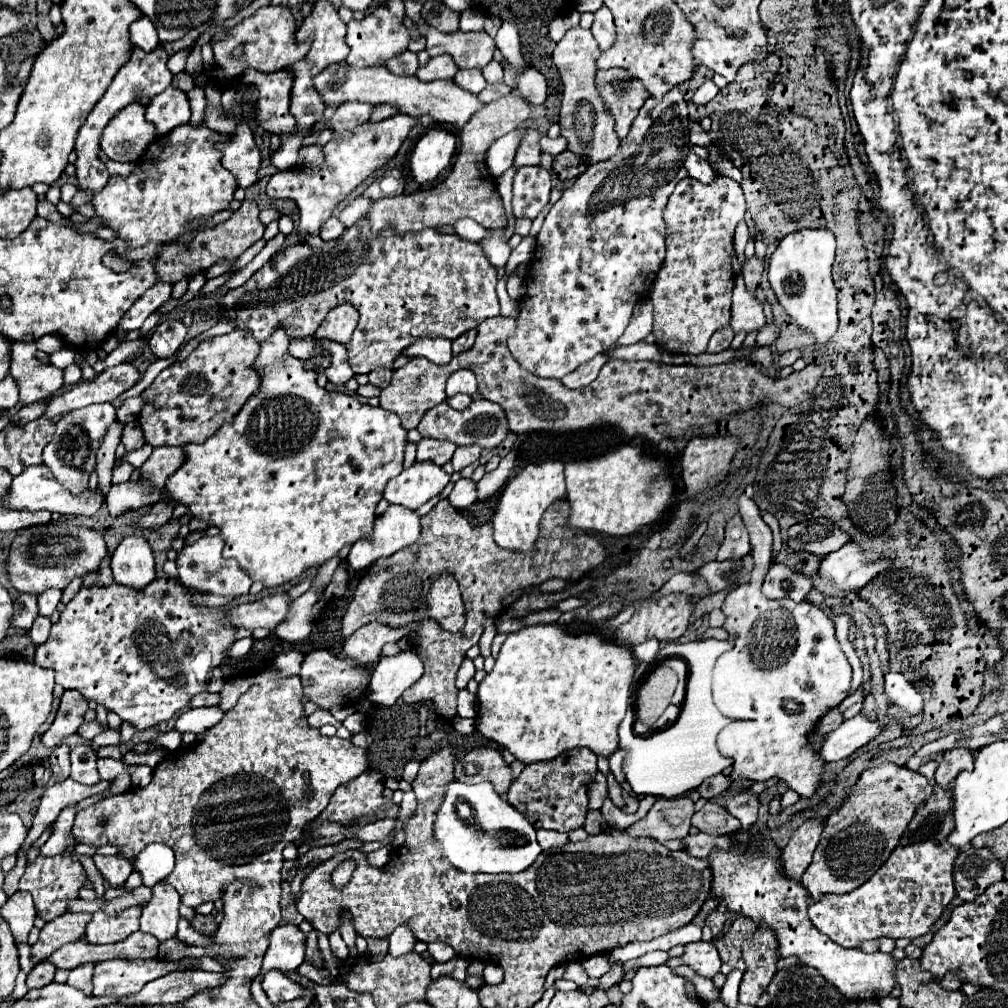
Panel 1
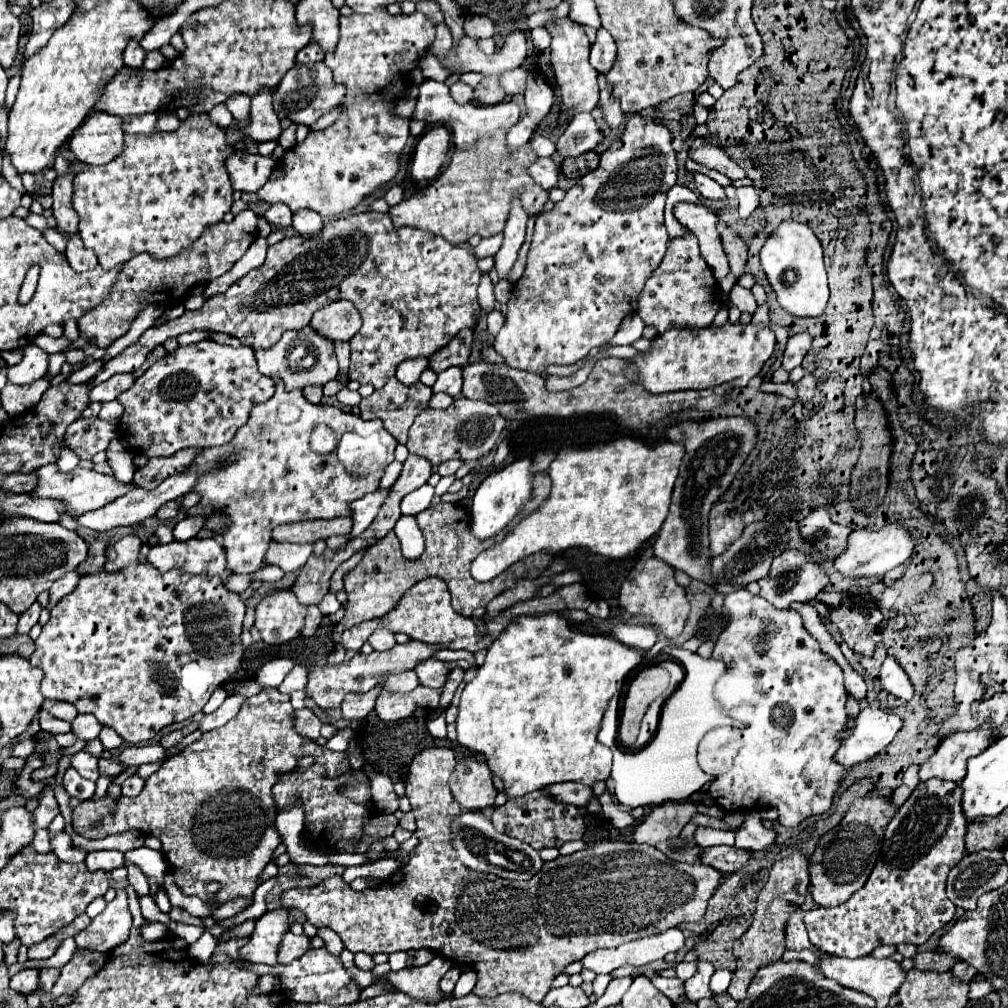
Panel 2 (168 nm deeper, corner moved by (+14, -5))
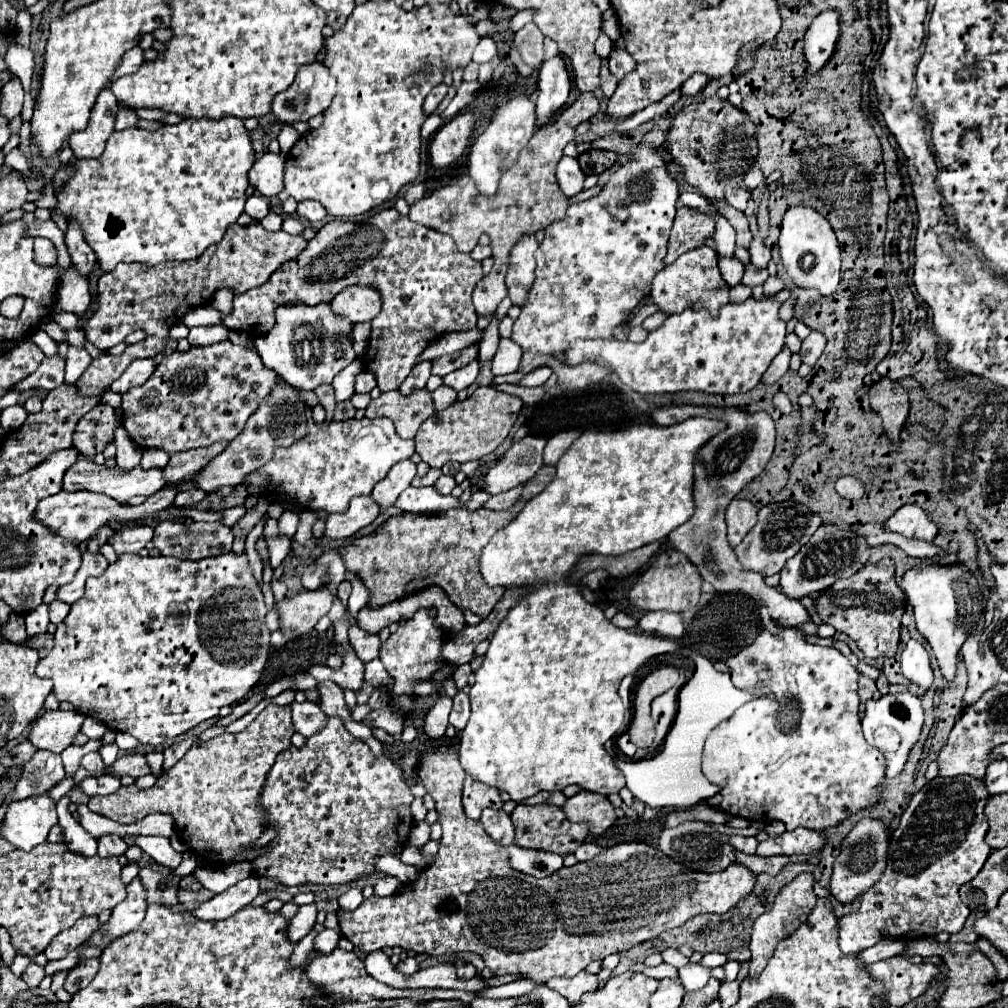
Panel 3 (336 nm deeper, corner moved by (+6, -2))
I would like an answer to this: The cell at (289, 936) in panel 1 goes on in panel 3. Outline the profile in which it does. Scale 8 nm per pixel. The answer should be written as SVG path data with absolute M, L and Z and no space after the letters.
M321 930L313 942L315 950L317 952L329 952L329 950L335 950L337 948L337 942L341 938L341 932L335 932L335 930Z

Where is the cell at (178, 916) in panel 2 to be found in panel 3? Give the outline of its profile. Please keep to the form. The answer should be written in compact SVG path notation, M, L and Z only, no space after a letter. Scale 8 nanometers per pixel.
M201 888L199 892L185 892L185 890L179 890L179 902L185 906L185 908L197 908L201 902L209 900L213 896L213 892Z

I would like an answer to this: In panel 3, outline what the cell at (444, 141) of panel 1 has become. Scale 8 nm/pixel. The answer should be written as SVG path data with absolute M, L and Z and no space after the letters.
M469 112L457 114L447 124L443 124L429 144L431 164L435 168L443 168L453 160L457 160L465 152L473 126L475 126L475 116Z

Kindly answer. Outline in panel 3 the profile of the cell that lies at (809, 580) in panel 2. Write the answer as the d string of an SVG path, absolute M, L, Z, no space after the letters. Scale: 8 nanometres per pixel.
M821 526L801 550L787 560L781 570L781 592L789 598L801 600L803 596L815 596L835 584L839 578L849 578L861 570L869 558L869 546L863 536L847 532L835 526Z

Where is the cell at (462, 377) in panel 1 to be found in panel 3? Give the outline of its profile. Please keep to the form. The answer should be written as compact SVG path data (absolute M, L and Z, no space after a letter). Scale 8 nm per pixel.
M471 362L471 364L459 368L457 372L447 374L447 376L443 378L443 382L445 382L447 386L451 386L451 388L455 388L455 390L459 392L459 390L469 388L469 386L475 382L477 372L479 372L479 362Z

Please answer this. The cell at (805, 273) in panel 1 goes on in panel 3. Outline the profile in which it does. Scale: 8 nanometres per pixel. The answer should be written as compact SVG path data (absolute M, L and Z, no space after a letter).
M793 206L785 212L781 234L777 242L781 264L799 288L815 288L821 296L831 296L839 286L839 244L833 228L817 210L807 206Z

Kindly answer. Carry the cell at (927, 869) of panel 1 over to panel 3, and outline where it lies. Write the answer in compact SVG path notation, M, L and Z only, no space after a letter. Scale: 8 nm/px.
M939 776L927 782L909 800L899 826L891 834L887 868L881 880L861 894L859 908L855 912L845 914L837 920L837 926L839 926L837 942L843 954L857 954L885 938L917 940L917 938L935 936L939 932L955 934L963 928L969 916L969 908L961 902L959 888L981 870L987 856L991 854L991 848L983 840L987 832L987 818L983 816L983 808L987 800L989 800L989 794L985 794L983 782L969 776L953 776L953 778Z

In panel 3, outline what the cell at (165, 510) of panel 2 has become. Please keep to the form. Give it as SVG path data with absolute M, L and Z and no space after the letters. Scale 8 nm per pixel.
M185 490L181 494L177 494L177 498L173 500L173 504L177 508L191 508L195 506L197 502L201 502L205 498L205 492L203 490Z

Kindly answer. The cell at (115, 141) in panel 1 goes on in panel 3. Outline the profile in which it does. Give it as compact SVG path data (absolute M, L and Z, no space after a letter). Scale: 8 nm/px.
M101 90L89 118L89 126L83 132L69 136L69 146L77 158L99 158L105 150L107 138L113 134L115 116L119 112L119 102L113 98L111 90Z

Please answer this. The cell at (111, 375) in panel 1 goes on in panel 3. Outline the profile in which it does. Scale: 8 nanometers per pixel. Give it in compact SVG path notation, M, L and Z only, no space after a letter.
M135 360L131 362L131 366L111 384L109 390L117 392L117 394L125 394L135 386L141 386L155 370L155 362L153 360Z

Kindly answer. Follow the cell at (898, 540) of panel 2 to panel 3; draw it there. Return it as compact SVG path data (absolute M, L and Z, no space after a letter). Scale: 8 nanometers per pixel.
M913 504L901 506L887 522L883 522L883 526L887 532L895 532L905 538L915 538L923 542L931 542L937 534L937 526L919 506Z

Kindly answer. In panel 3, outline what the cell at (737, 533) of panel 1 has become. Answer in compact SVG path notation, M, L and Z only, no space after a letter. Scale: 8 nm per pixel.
M733 498L725 512L727 522L727 540L735 548L757 524L757 508L749 500Z

